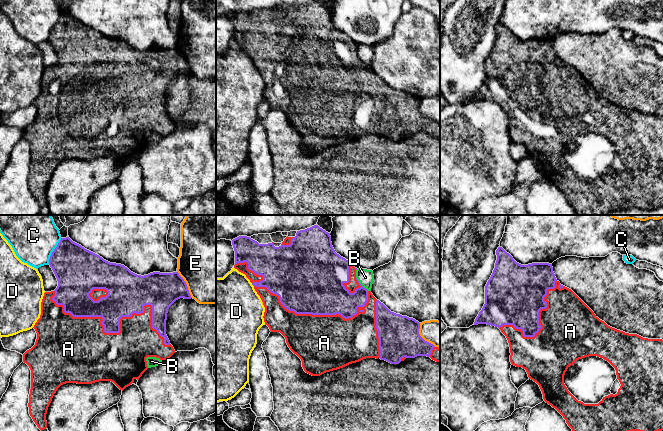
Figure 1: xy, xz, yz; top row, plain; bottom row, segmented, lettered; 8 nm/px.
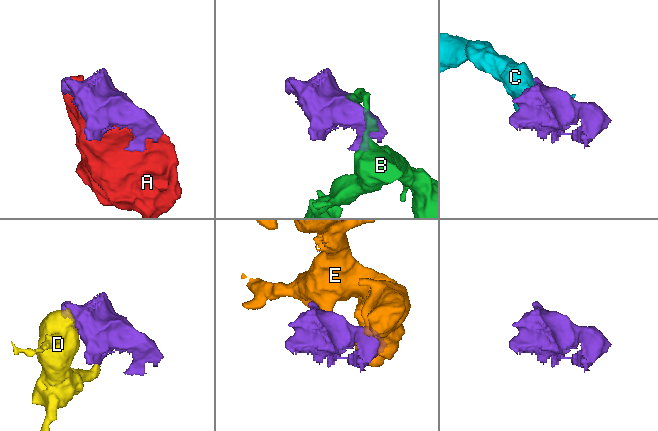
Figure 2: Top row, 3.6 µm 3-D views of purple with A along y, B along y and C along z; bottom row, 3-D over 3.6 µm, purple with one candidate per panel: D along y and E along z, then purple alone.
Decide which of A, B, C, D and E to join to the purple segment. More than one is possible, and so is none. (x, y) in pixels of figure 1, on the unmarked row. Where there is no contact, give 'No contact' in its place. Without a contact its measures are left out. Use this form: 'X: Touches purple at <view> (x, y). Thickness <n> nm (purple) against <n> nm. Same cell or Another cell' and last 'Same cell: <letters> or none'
A: Touches purple at xy (119, 107). Thickness 260 nm (purple) against 400 nm. Same cell
B: Touches purple at xz (360, 60). Thickness 260 nm (purple) against 130 nm. Another cell
C: Touches purple at xy (53, 27). Thickness 360 nm (purple) against 320 nm. Another cell
D: Touches purple at xz (252, 60). Thickness 300 nm (purple) against 480 nm. Another cell
E: Touches purple at xz (421, 113). Thickness 320 nm (purple) against 200 nm. Another cell
Same cell: A

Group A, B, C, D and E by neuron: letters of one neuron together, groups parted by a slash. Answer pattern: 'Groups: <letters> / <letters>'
Groups: A / B / C / D / E

